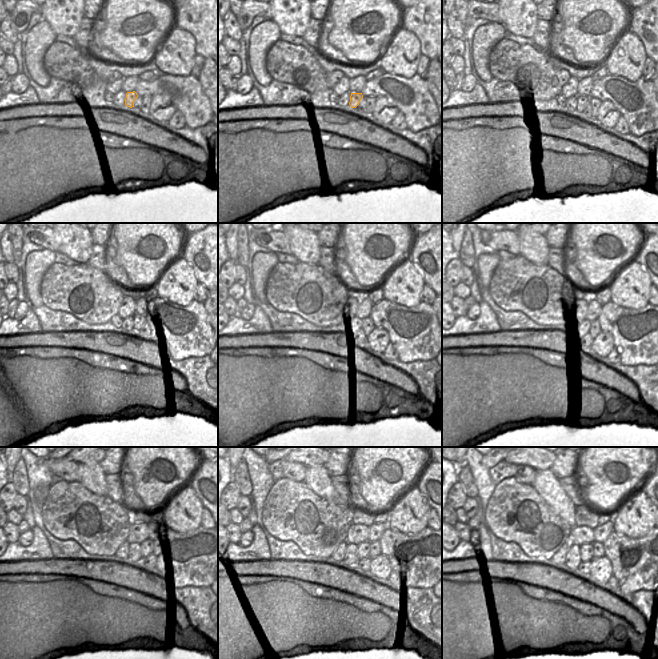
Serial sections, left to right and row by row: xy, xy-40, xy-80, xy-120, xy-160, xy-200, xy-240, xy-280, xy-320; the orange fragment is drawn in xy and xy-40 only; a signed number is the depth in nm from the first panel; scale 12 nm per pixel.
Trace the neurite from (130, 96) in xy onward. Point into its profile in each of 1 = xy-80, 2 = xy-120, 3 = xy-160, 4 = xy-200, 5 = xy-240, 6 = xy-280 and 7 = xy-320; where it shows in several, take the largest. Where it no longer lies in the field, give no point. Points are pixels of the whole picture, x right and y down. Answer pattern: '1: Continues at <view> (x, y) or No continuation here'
1: Continues at xy-80 (581, 99)
2: Continues at xy-120 (138, 321)
3: Continues at xy-160 (368, 326)
4: Continues at xy-200 (592, 325)
5: Continues at xy-240 (146, 548)
6: Continues at xy-280 (363, 549)
7: Continues at xy-320 (587, 550)

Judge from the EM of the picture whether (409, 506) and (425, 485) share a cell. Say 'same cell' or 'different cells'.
different cells

